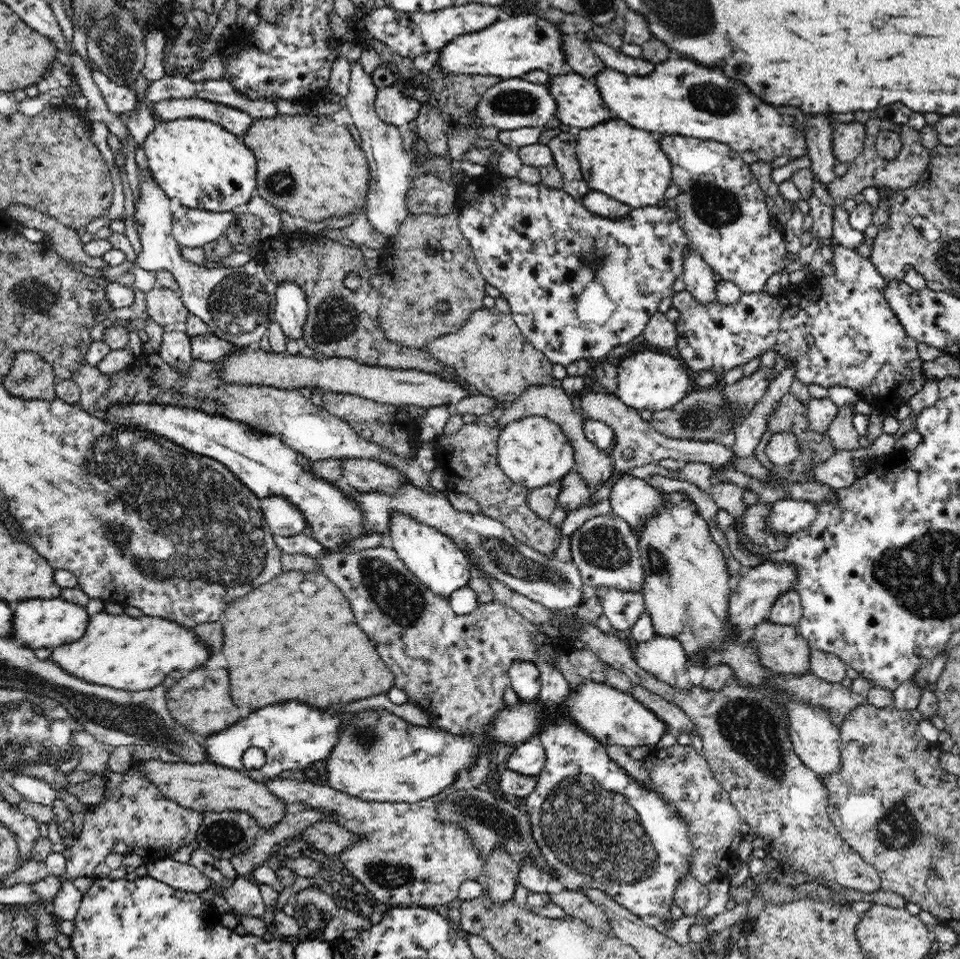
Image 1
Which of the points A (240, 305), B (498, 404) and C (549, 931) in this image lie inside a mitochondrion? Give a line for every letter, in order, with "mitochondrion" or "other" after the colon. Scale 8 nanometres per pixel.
A: mitochondrion
B: other
C: other

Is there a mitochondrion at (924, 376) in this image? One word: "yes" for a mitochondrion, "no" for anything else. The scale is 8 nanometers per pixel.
no

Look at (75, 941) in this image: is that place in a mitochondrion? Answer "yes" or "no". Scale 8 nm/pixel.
no

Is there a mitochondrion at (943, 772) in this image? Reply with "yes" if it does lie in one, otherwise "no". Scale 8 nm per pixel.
no

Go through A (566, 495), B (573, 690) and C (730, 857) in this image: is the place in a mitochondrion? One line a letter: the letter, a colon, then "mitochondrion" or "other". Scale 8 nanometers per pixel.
A: other
B: other
C: other

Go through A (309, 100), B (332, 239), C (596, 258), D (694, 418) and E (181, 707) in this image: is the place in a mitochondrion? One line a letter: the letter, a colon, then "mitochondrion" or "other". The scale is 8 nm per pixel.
A: other
B: other
C: mitochondrion
D: mitochondrion
E: mitochondrion

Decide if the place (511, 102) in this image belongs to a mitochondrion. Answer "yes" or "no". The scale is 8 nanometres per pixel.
yes

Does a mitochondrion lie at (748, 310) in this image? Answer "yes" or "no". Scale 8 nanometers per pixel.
no

